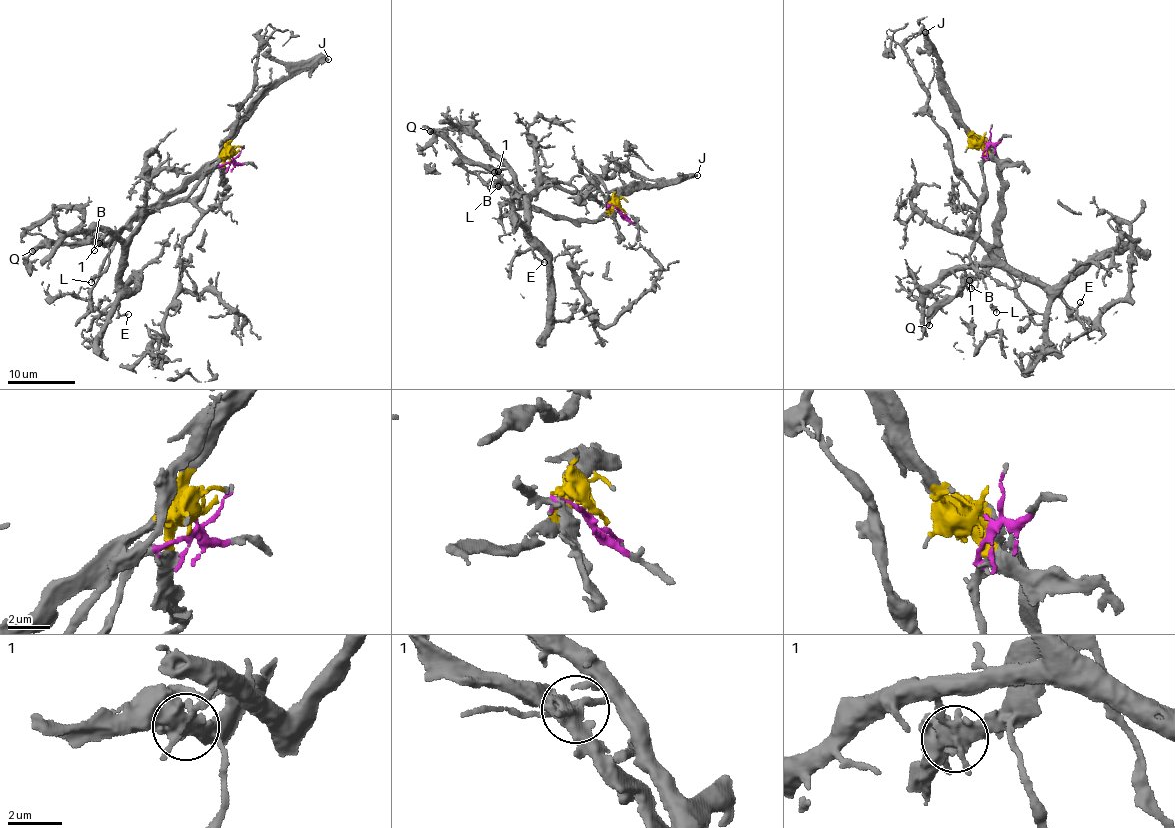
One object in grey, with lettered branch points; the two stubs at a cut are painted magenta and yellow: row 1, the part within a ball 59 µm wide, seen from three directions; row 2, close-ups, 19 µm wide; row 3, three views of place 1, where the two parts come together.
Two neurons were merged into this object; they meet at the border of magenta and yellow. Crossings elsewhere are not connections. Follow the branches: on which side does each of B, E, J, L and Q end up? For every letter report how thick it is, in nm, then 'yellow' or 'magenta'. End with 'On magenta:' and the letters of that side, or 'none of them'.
B: 220 nm | magenta
E: 180 nm | magenta
J: 440 nm | yellow
L: 260 nm | yellow
Q: 480 nm | yellow
On magenta: B, E

